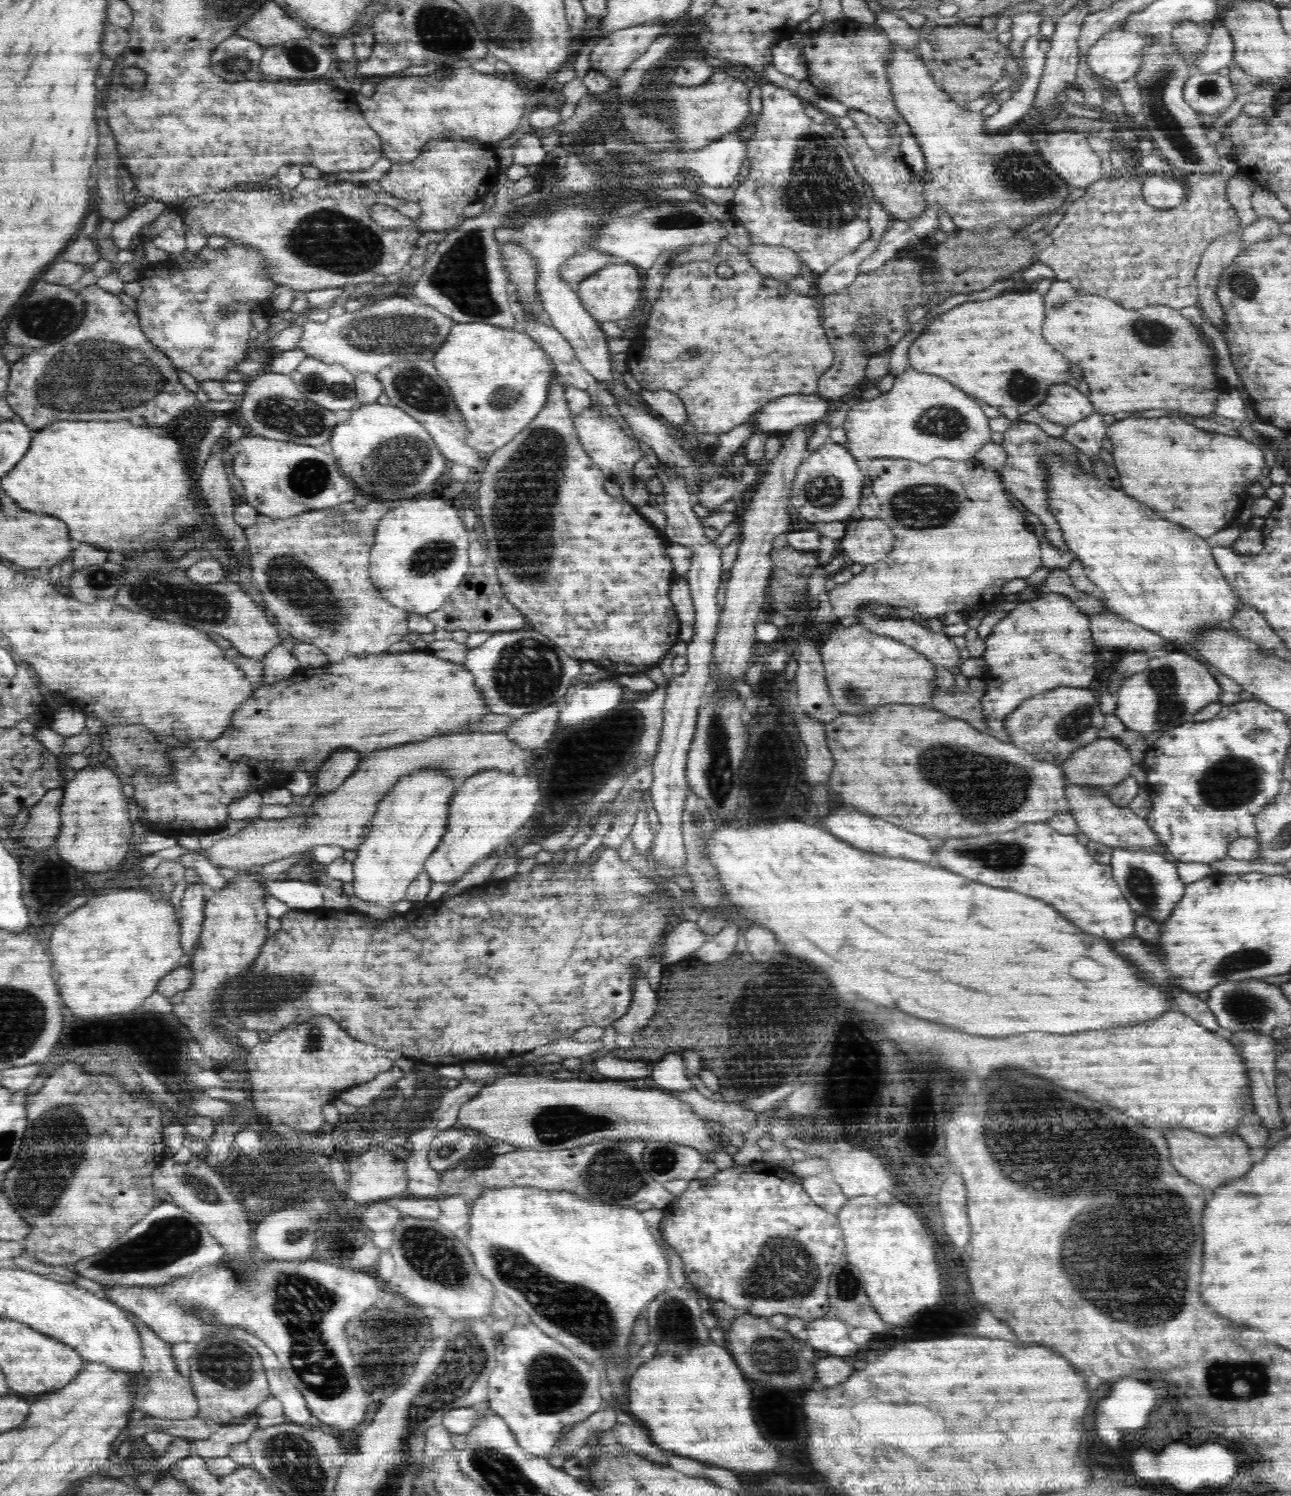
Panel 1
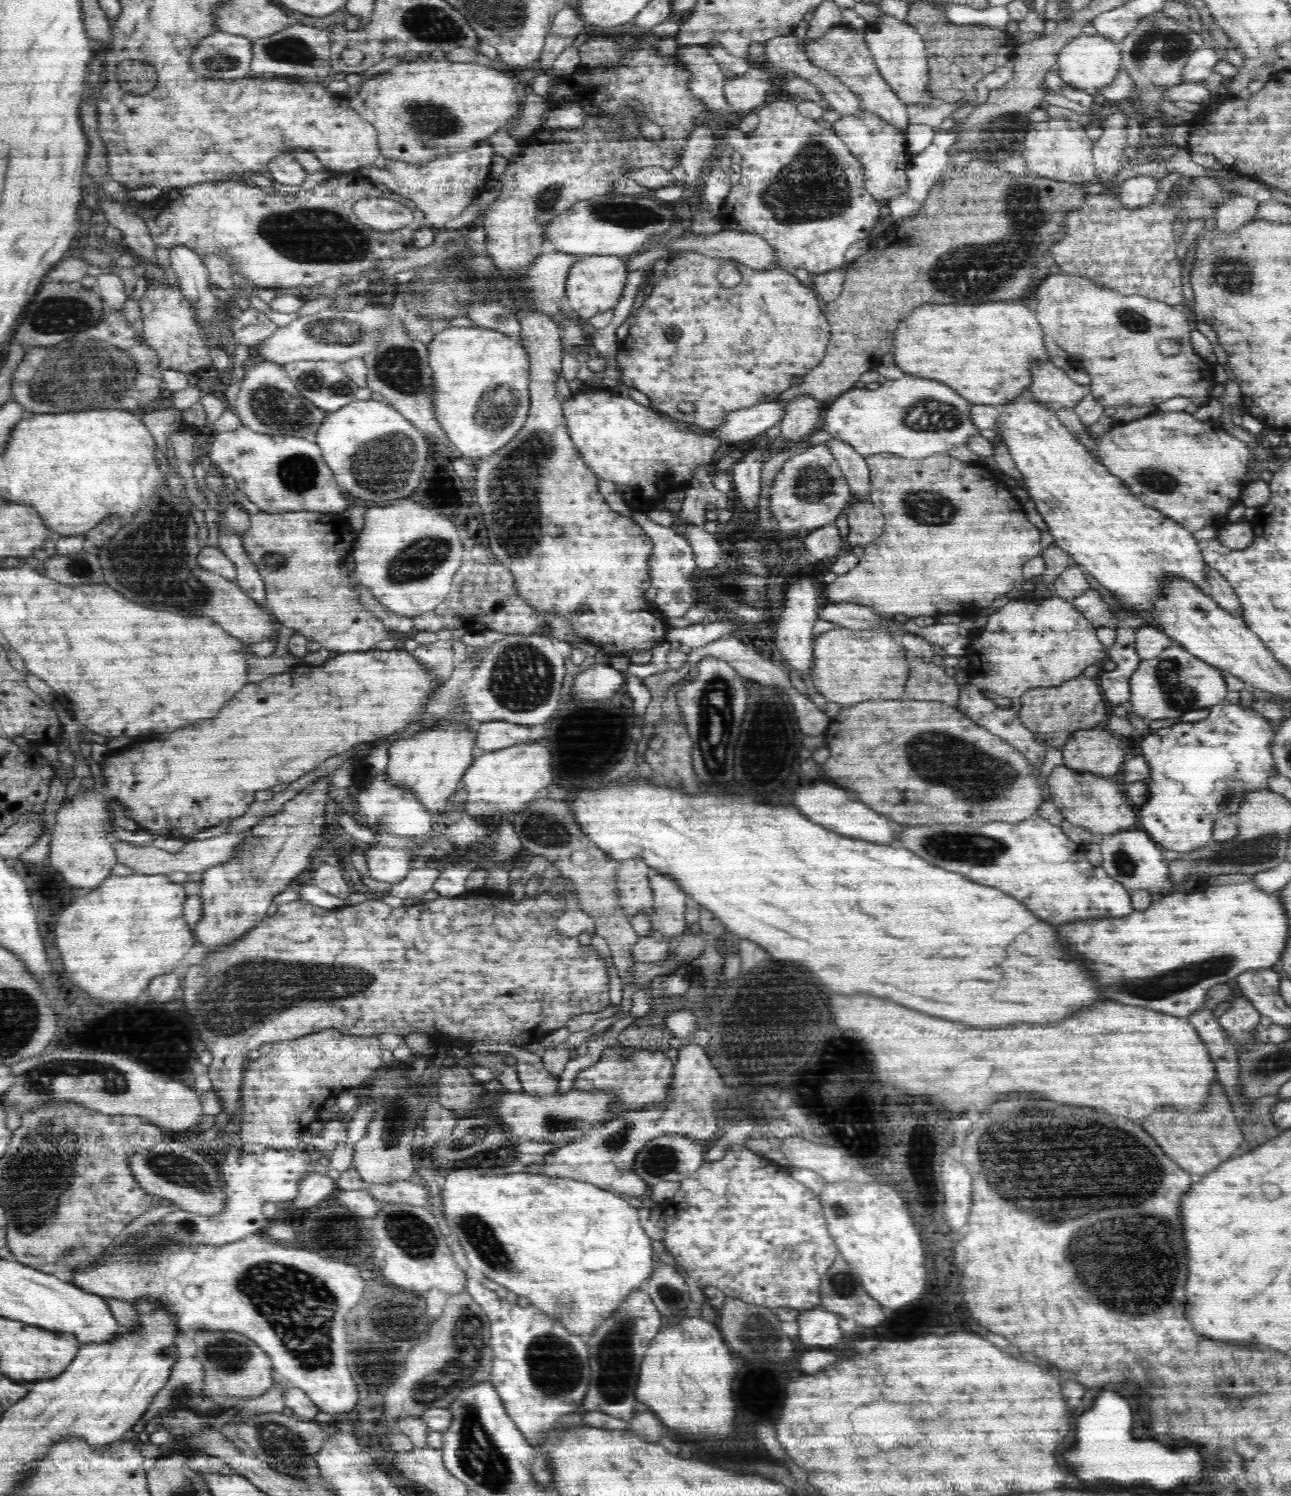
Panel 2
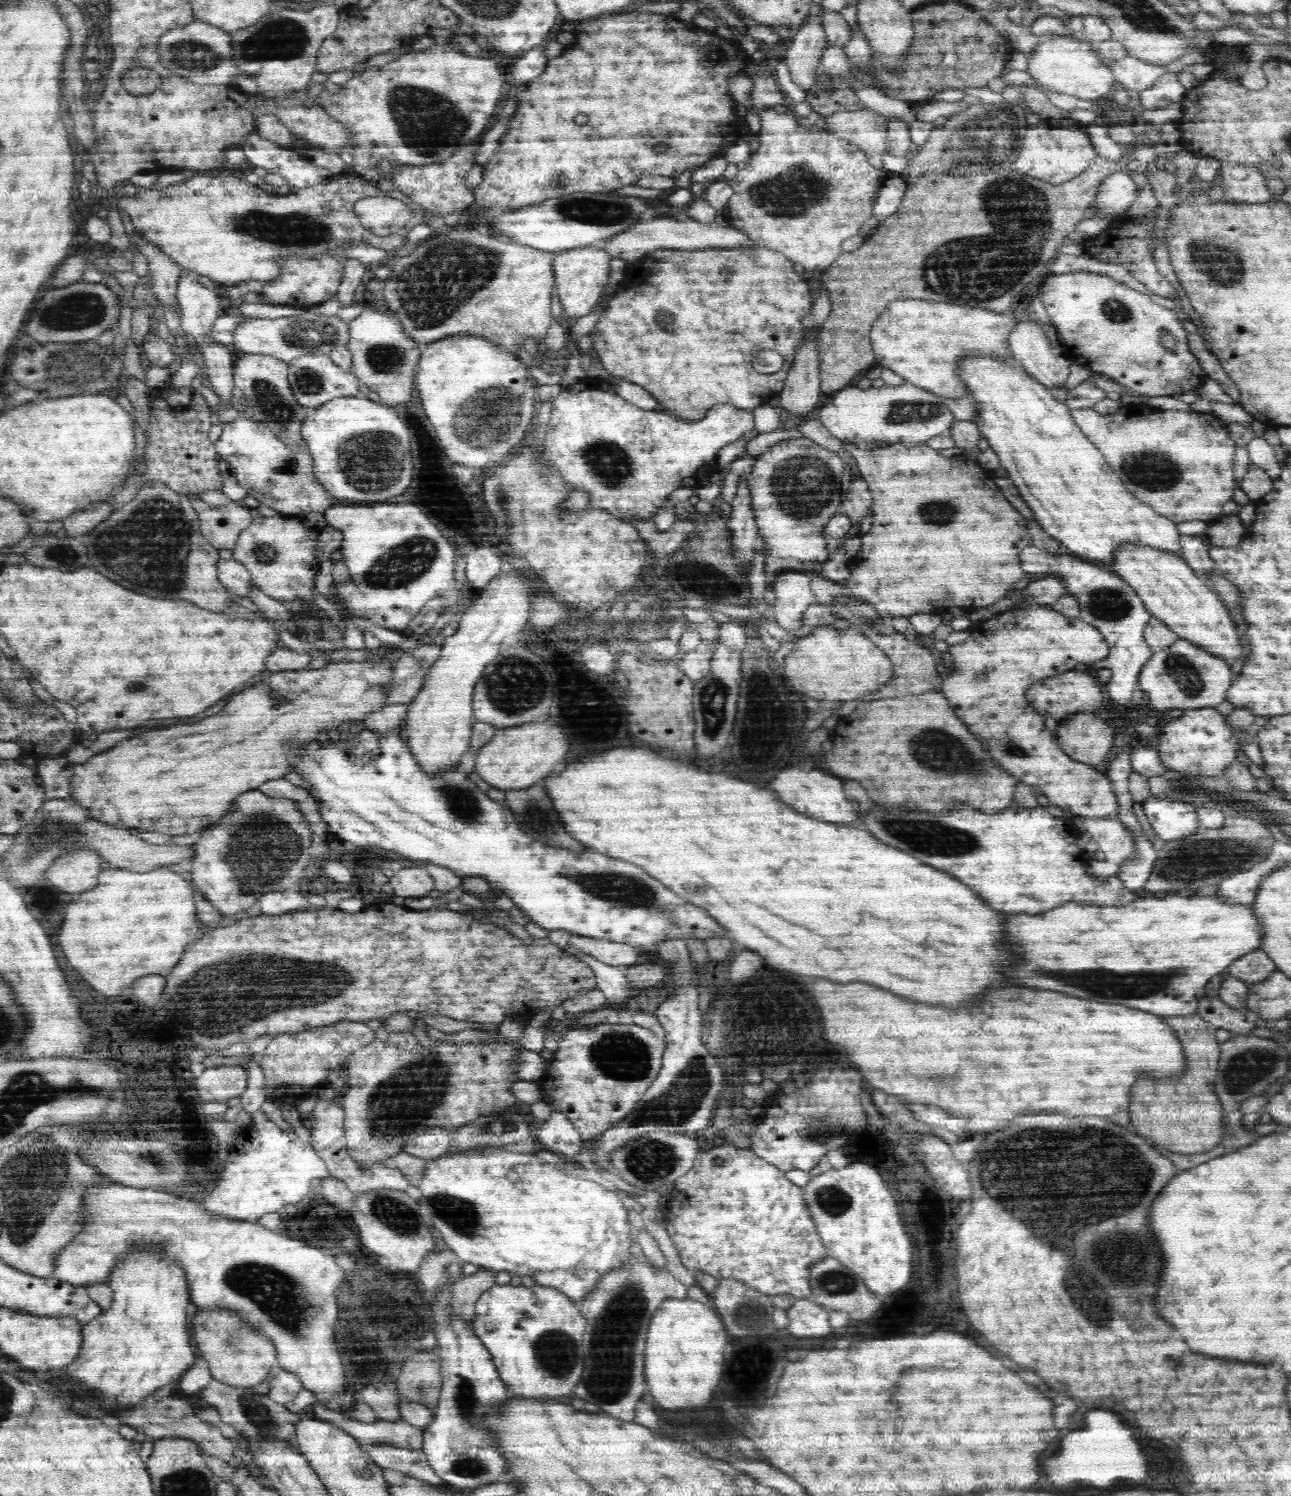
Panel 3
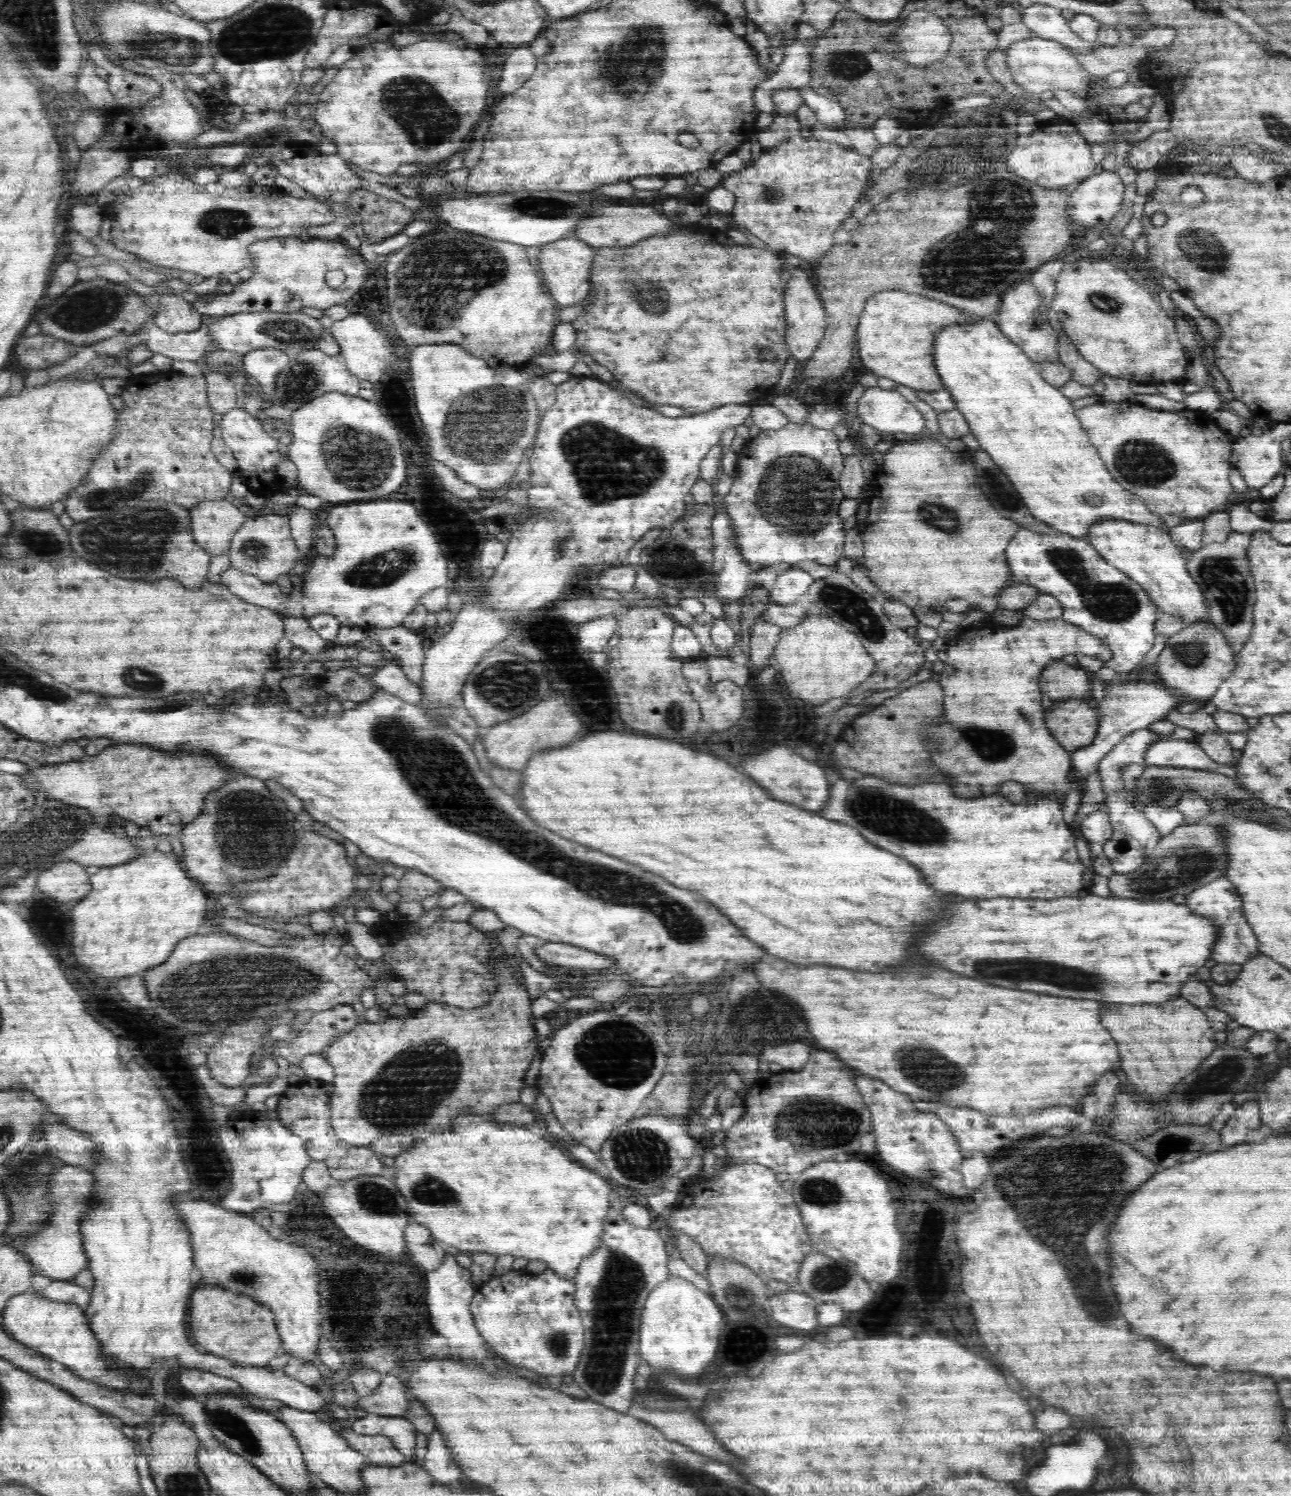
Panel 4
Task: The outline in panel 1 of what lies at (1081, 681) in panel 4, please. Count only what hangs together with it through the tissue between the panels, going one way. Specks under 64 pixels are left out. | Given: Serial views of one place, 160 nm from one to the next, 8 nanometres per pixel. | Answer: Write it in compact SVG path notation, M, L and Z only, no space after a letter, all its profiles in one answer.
M1095 686L1089 688L1058 687L1042 694L1032 695L1022 701L1022 704L1018 705L1018 708L1004 720L1006 732L1010 735L1009 740L1030 753L1035 759L1061 767L1062 762L1074 750L1098 739L1098 732L1102 730L1105 724L1105 714L1099 709L1098 697Z

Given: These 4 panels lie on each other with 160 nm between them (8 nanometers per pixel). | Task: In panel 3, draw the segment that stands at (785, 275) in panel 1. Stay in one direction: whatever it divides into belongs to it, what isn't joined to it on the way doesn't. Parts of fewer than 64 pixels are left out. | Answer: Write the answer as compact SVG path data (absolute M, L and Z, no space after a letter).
M654 217L648 222L636 222L634 226L627 227L620 234L614 234L614 238L608 238L603 243L604 250L612 258L621 258L627 262L638 262L646 254L654 250L676 249L676 250L706 250L706 248L735 248L754 247L750 238L741 230L730 226L722 227L718 223L700 223L688 218L684 222L678 222L673 218Z

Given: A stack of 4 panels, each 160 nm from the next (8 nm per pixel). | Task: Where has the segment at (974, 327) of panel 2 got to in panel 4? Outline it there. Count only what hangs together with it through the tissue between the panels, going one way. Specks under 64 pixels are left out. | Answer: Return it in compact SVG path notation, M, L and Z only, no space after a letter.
M900 290L875 291L875 294L867 299L859 319L856 342L860 360L878 377L890 378L915 391L942 390L945 386L938 372L934 370L930 346L934 342L934 334L938 334L942 326L950 326L950 322L970 322L970 318L966 318L966 314L962 314L958 308L928 300L920 294L906 294Z

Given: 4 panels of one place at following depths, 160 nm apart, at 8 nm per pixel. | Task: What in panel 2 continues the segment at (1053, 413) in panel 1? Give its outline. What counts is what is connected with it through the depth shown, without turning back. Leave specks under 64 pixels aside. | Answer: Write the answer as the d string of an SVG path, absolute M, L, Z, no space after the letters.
M1052 364L1036 366L1030 384L1030 394L1033 394L1037 402L1045 402L1049 408L1054 405L1054 409L1075 408L1089 392L1089 384L1074 382L1067 373Z

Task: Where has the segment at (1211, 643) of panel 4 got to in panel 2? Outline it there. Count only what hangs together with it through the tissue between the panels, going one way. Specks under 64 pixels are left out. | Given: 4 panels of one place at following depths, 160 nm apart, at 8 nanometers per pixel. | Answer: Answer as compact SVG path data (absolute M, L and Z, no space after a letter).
M1182 645L1166 648L1150 660L1141 661L1129 680L1132 716L1164 720L1164 718L1180 718L1190 710L1209 708L1226 701L1226 681L1223 671L1201 658L1190 654Z

